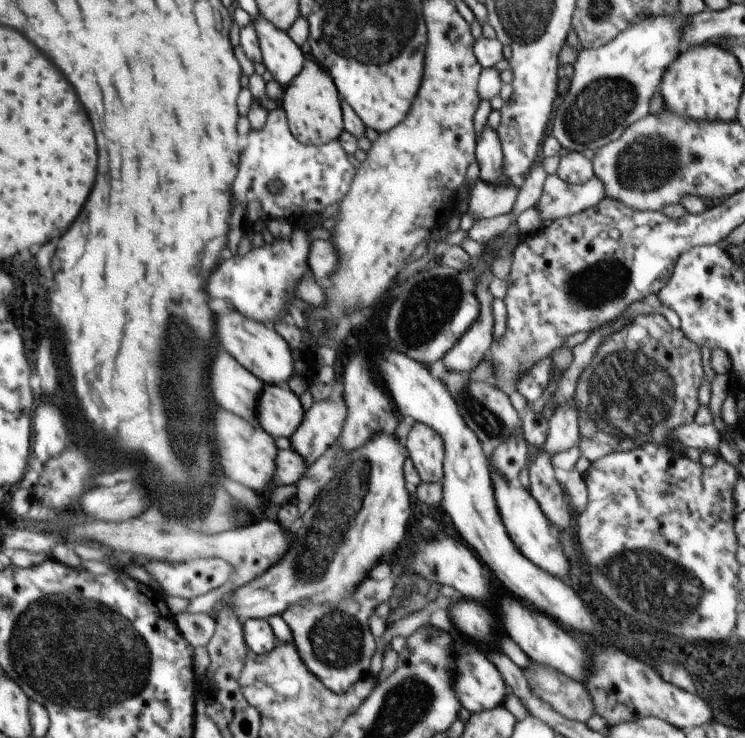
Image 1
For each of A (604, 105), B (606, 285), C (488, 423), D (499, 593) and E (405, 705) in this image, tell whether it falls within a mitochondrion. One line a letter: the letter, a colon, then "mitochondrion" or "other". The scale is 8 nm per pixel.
A: mitochondrion
B: mitochondrion
C: mitochondrion
D: other
E: mitochondrion

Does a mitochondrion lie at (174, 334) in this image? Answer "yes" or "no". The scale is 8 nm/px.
yes

